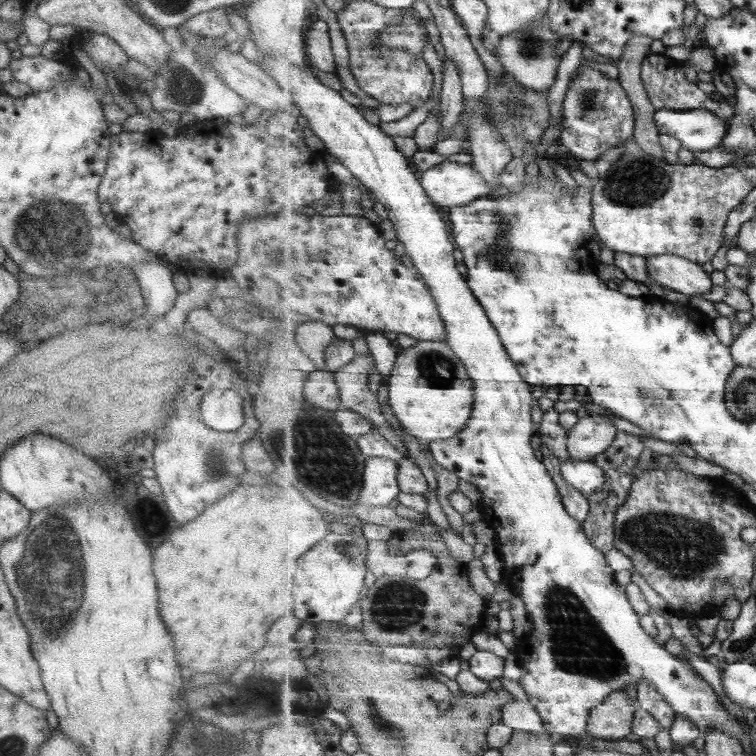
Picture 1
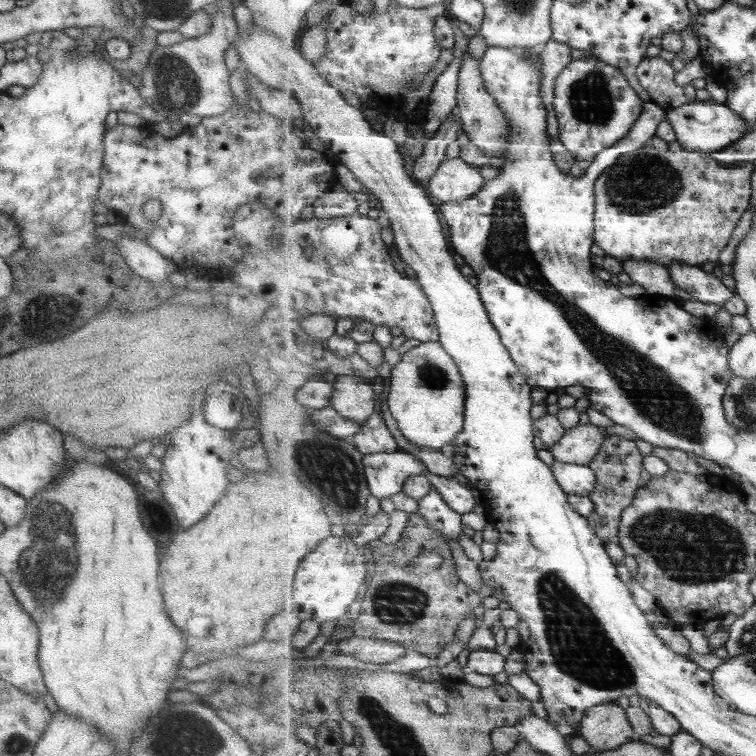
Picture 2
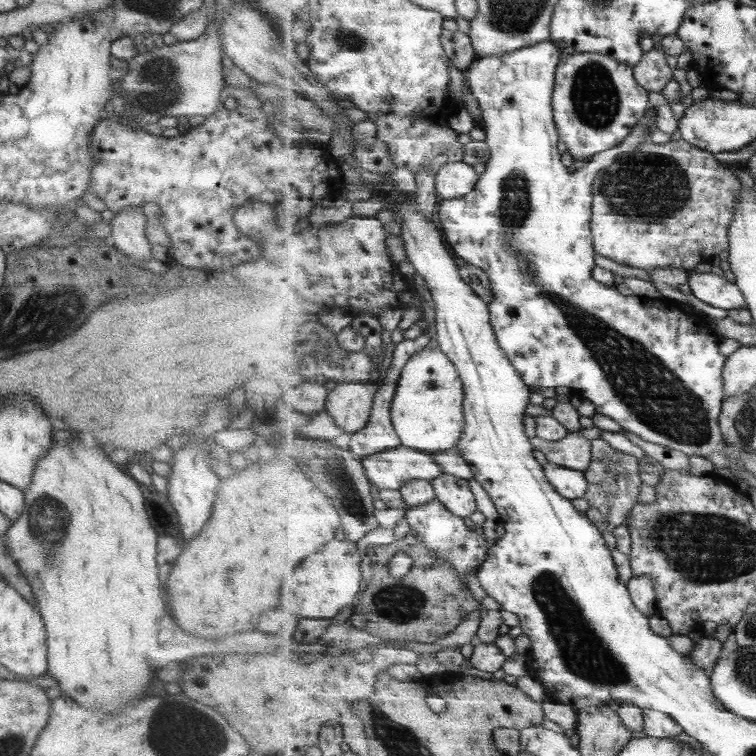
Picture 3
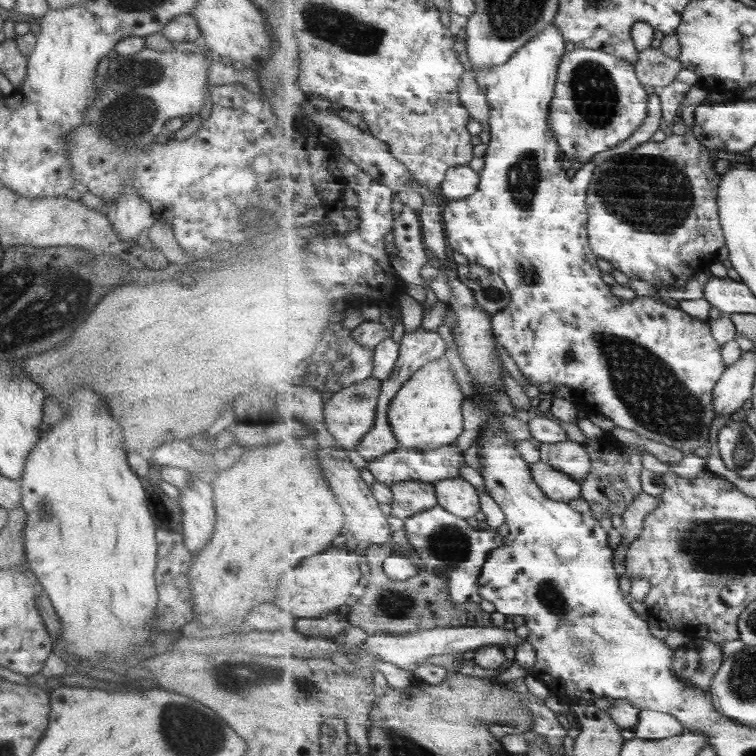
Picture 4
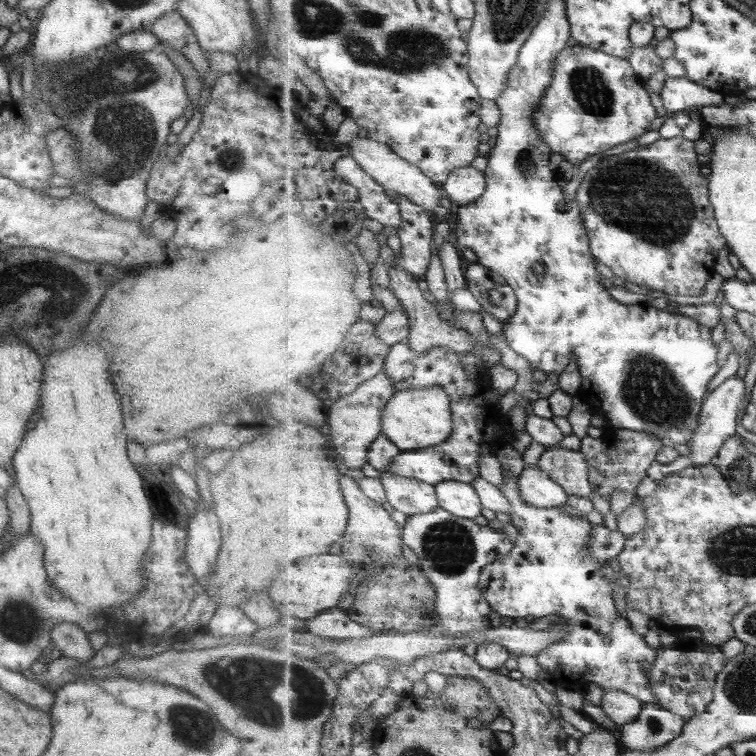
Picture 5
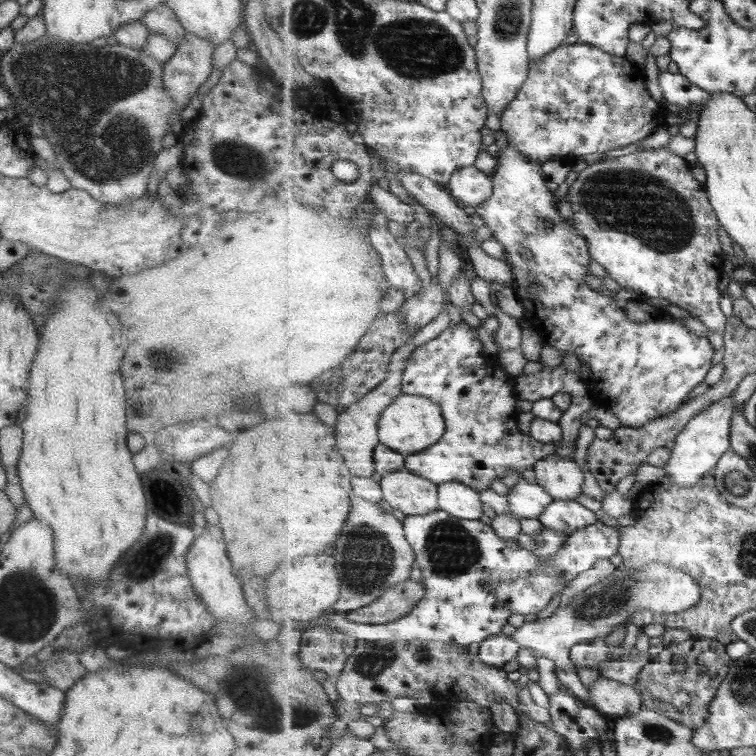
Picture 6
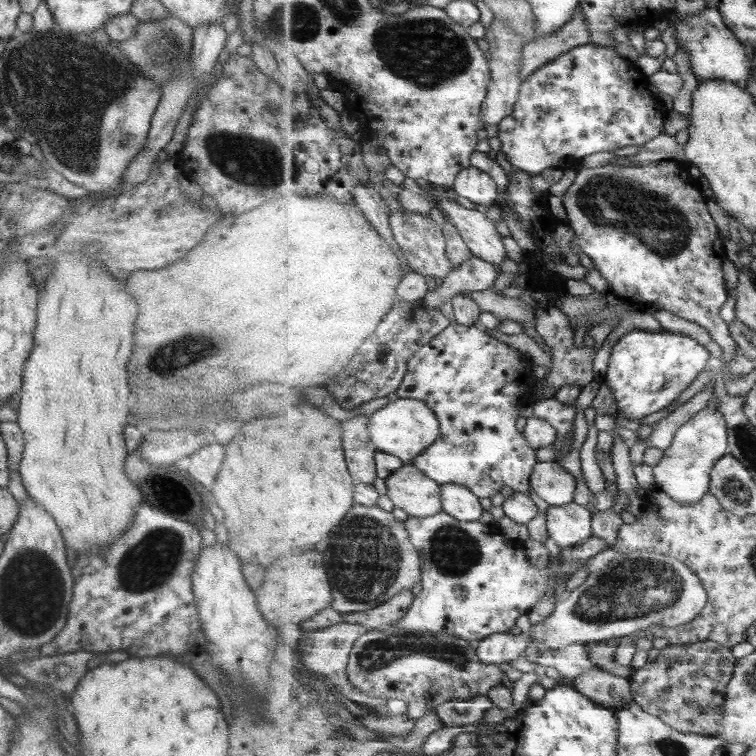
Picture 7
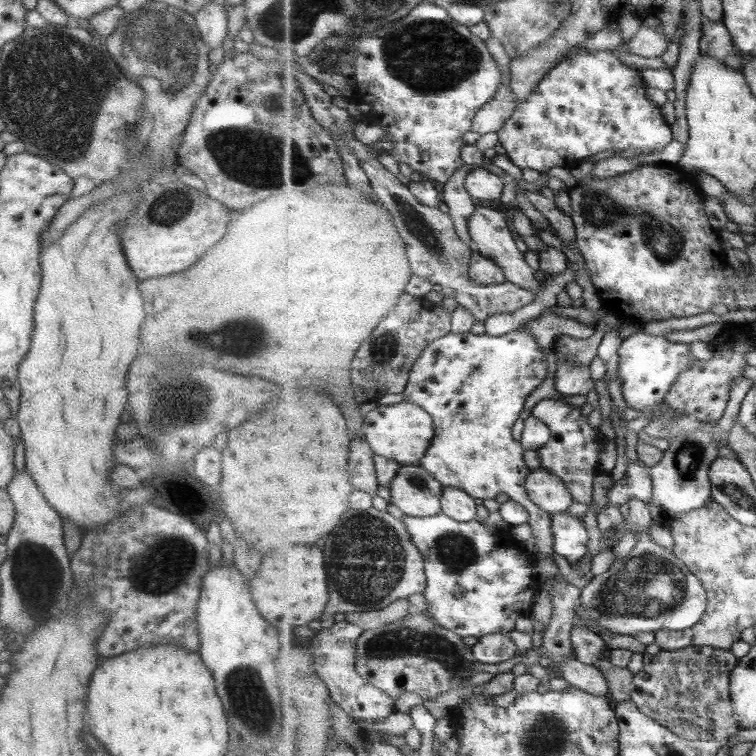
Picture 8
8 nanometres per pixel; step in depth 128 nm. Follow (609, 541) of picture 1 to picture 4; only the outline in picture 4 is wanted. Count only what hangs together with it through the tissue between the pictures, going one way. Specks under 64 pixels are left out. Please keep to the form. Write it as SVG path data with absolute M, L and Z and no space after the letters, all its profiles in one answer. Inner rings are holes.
M586 438L583 442L592 458L592 469L582 483L582 497L590 504L593 517L599 521L603 516L619 515L622 517L635 502L641 488L642 450L635 443L623 443L615 438Z

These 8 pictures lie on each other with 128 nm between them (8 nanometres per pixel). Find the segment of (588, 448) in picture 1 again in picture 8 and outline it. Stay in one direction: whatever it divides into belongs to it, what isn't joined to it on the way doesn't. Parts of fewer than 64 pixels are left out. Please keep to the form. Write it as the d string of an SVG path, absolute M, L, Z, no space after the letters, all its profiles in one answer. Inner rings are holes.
M545 467L532 471L526 487L531 500L552 516L557 513L567 513L569 506L576 501L567 488L566 482Z

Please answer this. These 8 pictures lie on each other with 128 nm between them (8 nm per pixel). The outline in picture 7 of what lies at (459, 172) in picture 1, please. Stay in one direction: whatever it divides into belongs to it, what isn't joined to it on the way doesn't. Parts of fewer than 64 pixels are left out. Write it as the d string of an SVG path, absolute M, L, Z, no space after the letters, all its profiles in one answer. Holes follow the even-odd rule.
M474 167L463 170L452 189L483 209L495 204L501 194L495 180L486 171Z

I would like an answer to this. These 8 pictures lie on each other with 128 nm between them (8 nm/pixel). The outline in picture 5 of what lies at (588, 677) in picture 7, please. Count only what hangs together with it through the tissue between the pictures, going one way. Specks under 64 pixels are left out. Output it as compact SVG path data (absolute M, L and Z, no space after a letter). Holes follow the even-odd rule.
M607 690L601 706L607 716L618 725L635 722L643 707L644 704L638 698L620 690Z

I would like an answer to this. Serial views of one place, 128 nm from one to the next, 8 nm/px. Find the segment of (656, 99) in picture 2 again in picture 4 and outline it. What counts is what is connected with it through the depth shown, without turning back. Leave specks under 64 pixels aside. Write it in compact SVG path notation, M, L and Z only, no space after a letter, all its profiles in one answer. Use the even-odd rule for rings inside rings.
M652 47L640 52L635 68L639 80L655 90L677 81L677 74L684 69L679 59L669 58L660 49Z

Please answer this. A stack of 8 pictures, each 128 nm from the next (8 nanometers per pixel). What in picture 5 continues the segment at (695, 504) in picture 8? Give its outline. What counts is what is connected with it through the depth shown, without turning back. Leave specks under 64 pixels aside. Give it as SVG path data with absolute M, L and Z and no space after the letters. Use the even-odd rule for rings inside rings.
M736 374L723 381L716 389L713 389L704 401L702 408L700 427L694 434L690 444L691 454L687 457L692 458L691 467L700 467L711 464L715 460L720 448L727 439L737 435L737 424L740 424L739 415L744 400L748 397L746 379Z

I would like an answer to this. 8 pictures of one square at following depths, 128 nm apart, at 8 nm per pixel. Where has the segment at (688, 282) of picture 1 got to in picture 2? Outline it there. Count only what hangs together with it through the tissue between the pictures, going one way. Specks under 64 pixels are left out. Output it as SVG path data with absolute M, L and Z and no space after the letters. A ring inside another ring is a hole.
M678 262L667 267L676 287L687 292L693 300L723 306L724 302L737 293L735 289L729 290L721 279L717 279L713 273L705 272L701 267Z

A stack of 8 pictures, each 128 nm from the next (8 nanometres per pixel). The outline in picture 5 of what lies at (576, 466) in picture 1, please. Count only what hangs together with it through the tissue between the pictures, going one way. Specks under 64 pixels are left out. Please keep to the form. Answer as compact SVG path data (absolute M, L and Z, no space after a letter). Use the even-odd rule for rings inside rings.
M525 464L519 475L520 493L524 501L538 507L561 507L570 494L538 464Z

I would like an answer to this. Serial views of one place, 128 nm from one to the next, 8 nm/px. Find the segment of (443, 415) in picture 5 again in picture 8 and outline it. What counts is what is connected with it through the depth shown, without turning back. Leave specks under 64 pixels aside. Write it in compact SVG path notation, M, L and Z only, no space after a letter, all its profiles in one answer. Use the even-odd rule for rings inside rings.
M402 400L392 405L378 405L368 413L363 430L375 454L392 458L402 465L419 465L437 433L434 418L422 406Z

